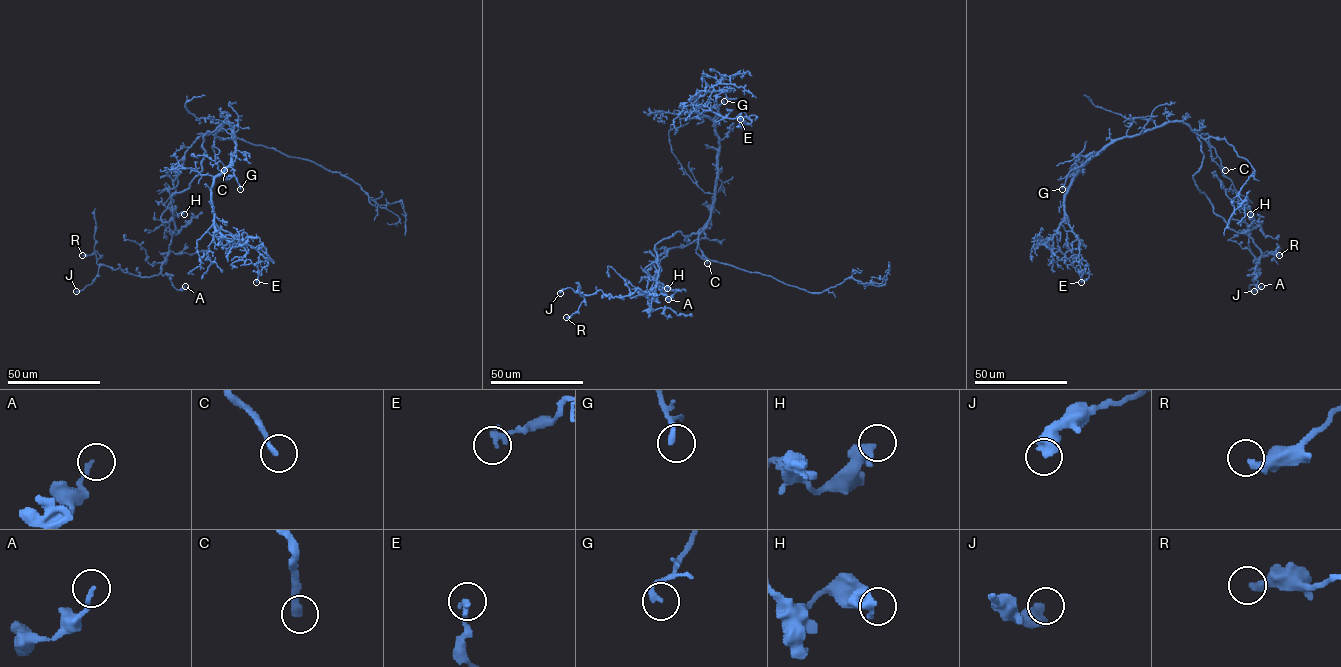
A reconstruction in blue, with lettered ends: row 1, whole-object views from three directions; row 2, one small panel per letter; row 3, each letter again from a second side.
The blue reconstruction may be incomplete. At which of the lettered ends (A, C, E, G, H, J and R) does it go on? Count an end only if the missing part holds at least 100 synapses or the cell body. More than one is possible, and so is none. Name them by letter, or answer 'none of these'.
C

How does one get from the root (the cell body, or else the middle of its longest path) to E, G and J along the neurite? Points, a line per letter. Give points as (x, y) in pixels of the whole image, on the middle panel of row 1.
E: (687, 237), (710, 216), (719, 145), (716, 125), (695, 103), (724, 117), (744, 117), (742, 127), (740, 119)
G: (687, 237), (702, 228), (710, 216), (719, 145), (714, 117), (717, 107), (724, 101)
J: (687, 237), (677, 232), (655, 245), (659, 272), (651, 299), (638, 288), (620, 298), (601, 290), (560, 293)

